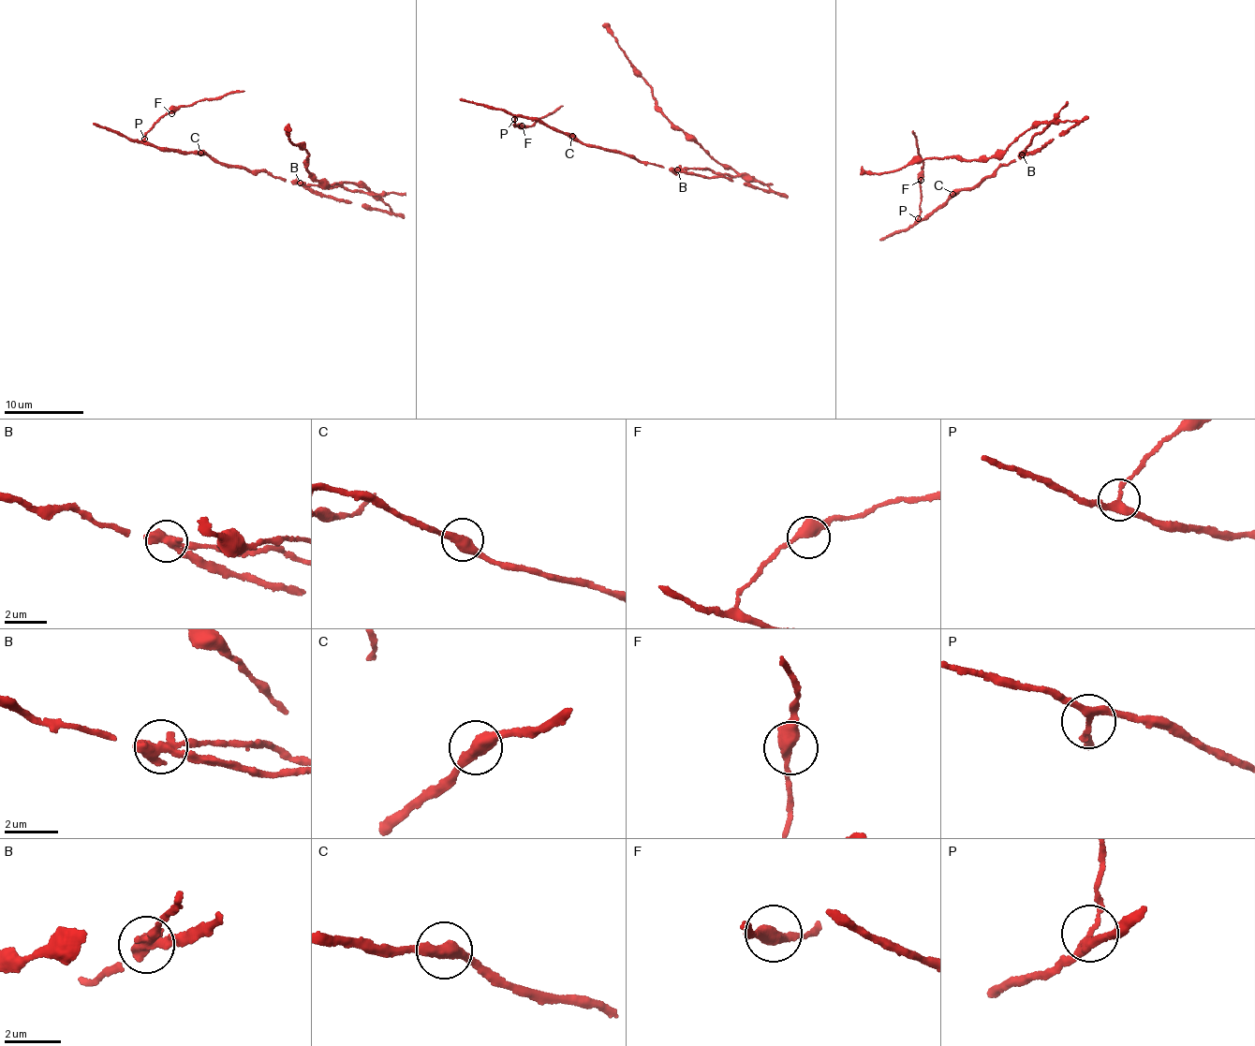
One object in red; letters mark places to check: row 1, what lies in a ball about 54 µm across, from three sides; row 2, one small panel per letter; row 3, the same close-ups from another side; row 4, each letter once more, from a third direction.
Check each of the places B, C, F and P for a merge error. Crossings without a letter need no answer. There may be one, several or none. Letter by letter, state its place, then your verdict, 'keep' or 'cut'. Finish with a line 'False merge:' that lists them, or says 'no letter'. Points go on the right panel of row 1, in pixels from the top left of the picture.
B: at (1022, 154); cut
C: at (952, 194); keep
F: at (921, 180); keep
P: at (918, 218); keep
False merge: B

